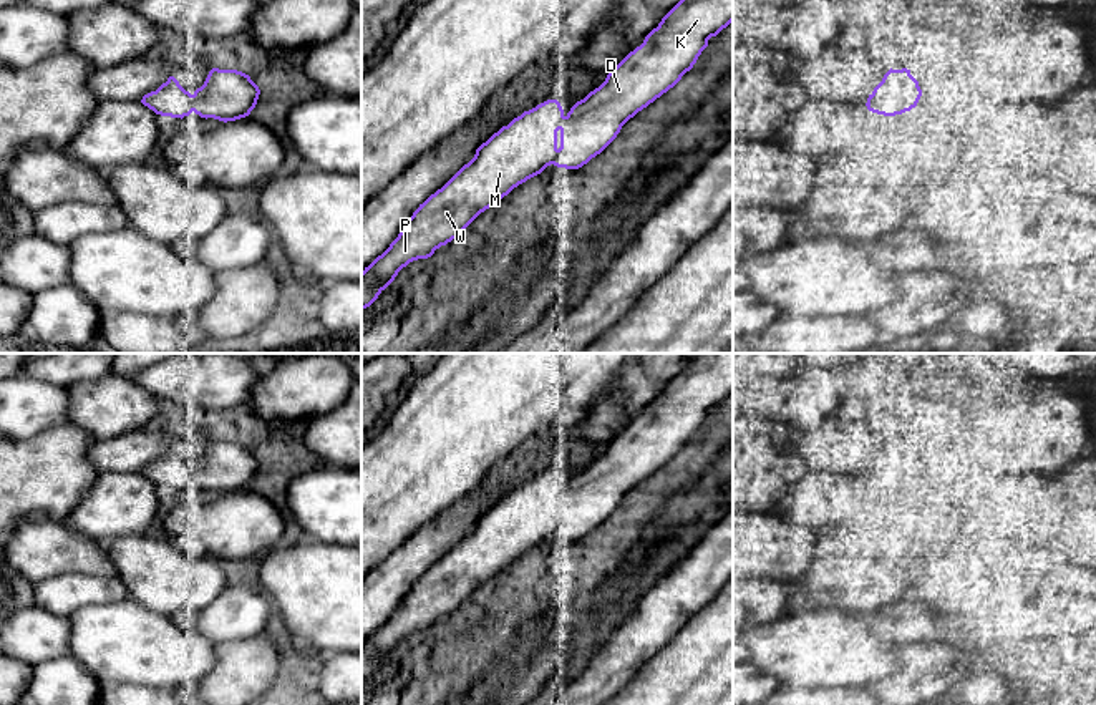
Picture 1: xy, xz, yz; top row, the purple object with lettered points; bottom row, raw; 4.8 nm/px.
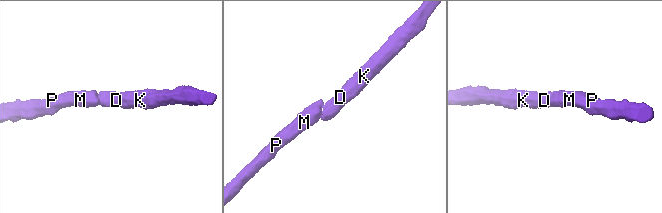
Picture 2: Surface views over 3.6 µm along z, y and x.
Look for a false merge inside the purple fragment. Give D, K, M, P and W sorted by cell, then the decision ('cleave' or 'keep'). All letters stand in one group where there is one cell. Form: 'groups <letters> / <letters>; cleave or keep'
groups D K M P W; keep

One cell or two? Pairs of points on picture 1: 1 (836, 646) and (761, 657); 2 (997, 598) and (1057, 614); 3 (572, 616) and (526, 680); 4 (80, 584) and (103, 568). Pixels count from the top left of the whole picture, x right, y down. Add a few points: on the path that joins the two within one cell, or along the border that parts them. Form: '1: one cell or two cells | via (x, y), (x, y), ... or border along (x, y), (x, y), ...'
1: one cell | via (818, 647), (780, 649)
2: one cell | via (1012, 598), (1025, 607), (1042, 607)
3: one cell | via (572, 632), (543, 664)
4: two cells | border along (53, 574), (115, 576)

